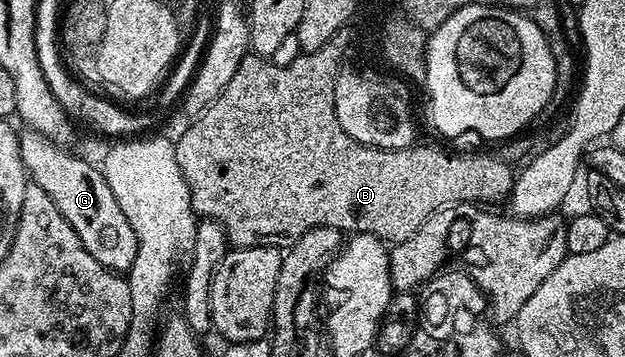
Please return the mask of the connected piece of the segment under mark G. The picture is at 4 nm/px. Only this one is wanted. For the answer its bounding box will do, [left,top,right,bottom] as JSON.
[19,128,137,273]

